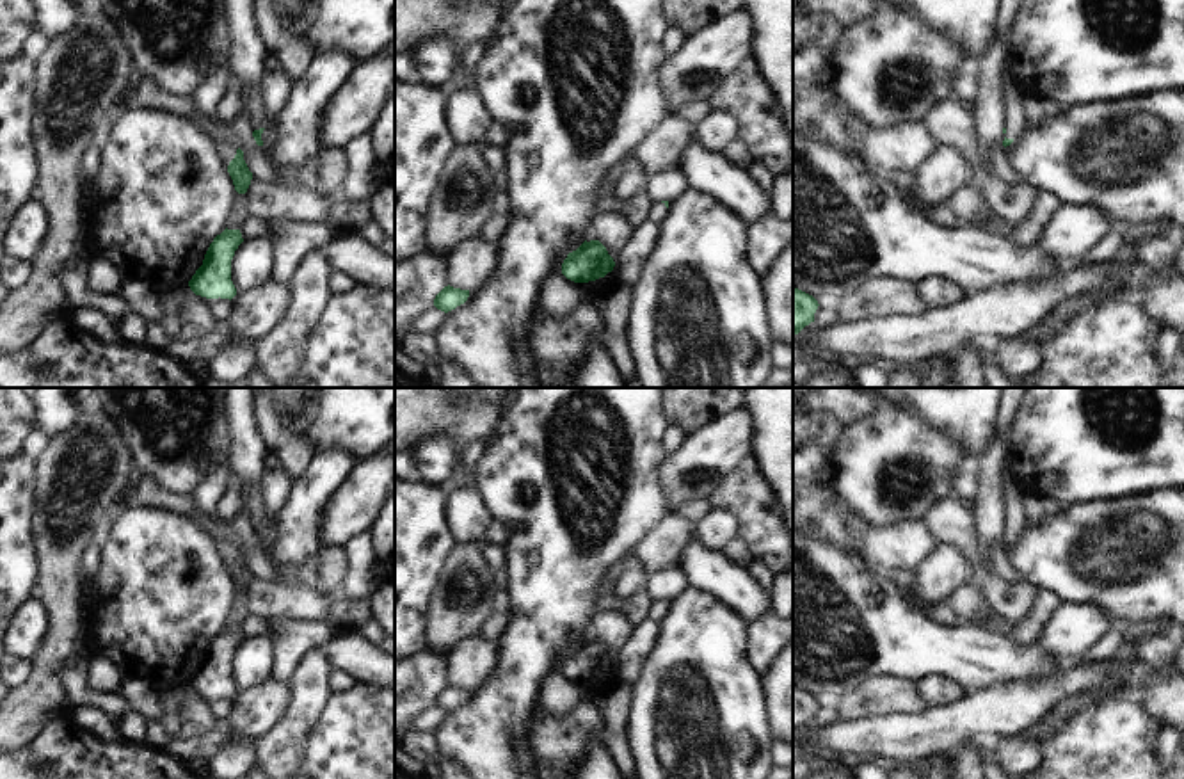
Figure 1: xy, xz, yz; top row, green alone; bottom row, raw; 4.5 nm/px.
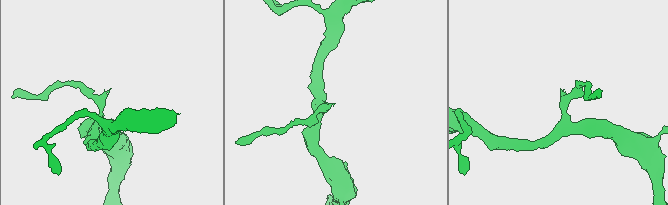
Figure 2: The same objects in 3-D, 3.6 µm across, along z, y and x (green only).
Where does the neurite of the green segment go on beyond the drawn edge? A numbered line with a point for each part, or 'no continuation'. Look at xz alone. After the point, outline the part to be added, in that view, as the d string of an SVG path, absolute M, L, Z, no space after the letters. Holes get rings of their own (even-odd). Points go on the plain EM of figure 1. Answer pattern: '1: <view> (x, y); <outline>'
1: xz (658, 607); M652 599L647 615L658 621L658 619L665 614L665 610L667 610L665 601L661 601L661 599Z

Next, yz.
1: yz (1012, 511); M1004 471L999 480L1001 496L1003 496L1003 523L1006 526L1004 535L1015 537L1024 523L1024 509L1020 505L1019 493L1015 489L1017 482Z

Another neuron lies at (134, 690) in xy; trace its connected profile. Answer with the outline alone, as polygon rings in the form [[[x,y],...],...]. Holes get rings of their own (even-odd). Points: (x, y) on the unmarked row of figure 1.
[[[123,676],[116,688],[116,694],[133,708],[135,711],[142,713],[144,717],[160,715],[158,694],[148,688],[148,681],[140,676]]]

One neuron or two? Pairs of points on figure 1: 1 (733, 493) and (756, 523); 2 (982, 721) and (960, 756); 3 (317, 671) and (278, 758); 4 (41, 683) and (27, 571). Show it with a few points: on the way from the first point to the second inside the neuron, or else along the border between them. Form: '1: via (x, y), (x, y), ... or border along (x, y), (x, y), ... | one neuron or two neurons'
1: via (740, 500), (756, 516) | one neuron
2: border along (985, 738), (966, 737), (948, 756) | two neurons
3: via (308, 692), (304, 706), (287, 737) | one neuron
4: border along (36, 552), (38, 580), (31, 593) | two neurons

